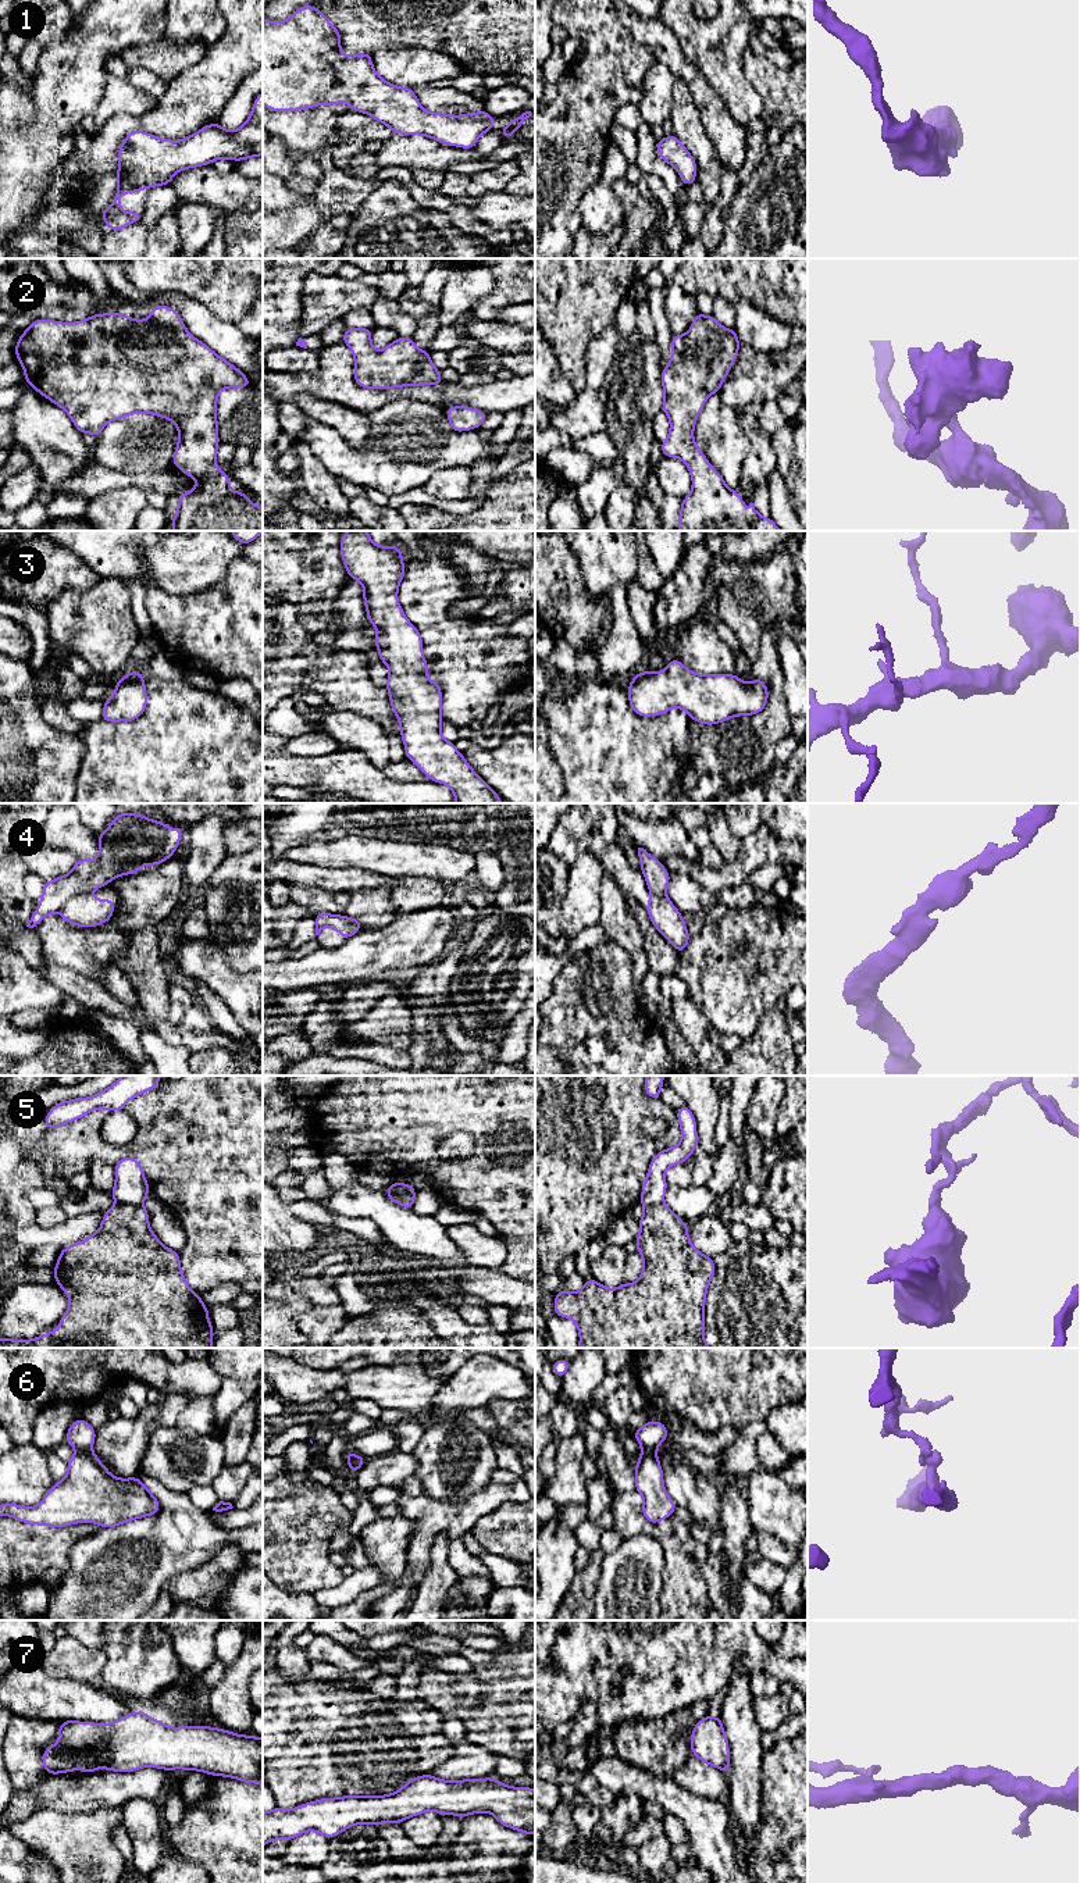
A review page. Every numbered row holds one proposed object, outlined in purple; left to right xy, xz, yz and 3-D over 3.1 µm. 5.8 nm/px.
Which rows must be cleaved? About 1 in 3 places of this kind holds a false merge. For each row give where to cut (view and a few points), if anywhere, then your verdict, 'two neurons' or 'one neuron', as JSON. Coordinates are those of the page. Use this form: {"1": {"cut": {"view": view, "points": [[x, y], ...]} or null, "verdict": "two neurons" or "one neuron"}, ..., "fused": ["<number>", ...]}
{"1": {"cut": null, "verdict": "one neuron"}, "2": {"cut": null, "verdict": "one neuron"}, "3": {"cut": null, "verdict": "one neuron"}, "4": {"cut": {"view": "xy", "points": [[88, 892], [74, 895], [59, 910]]}, "verdict": "two neurons"}, "5": {"cut": {"view": "xz", "points": [[387, 1191], [414, 1194]]}, "verdict": "two neurons"}, "6": {"cut": {"view": "xy", "points": [[77, 1448], [89, 1450]]}, "verdict": "two neurons"}, "7": {"cut": null, "verdict": "one neuron"}, "fused": ["4", "5", "6"]}

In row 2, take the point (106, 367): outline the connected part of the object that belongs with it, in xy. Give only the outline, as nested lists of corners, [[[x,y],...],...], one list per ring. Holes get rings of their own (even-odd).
[[[152,307],[147,320],[133,320],[115,311],[93,314],[71,324],[36,320],[19,336],[15,357],[24,368],[28,385],[60,406],[81,434],[92,434],[99,439],[106,424],[136,413],[154,414],[177,425],[179,438],[172,464],[190,478],[196,478],[197,485],[178,495],[178,513],[170,523],[174,531],[263,531],[263,507],[247,499],[245,492],[234,492],[229,486],[231,478],[215,464],[220,445],[218,393],[225,388],[247,388],[253,384],[245,372],[192,336],[175,309]]]

